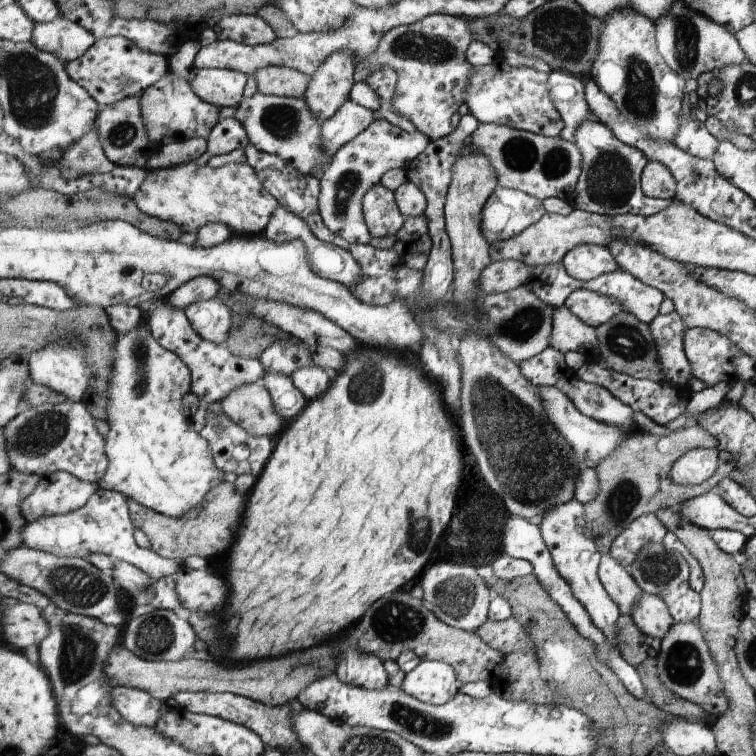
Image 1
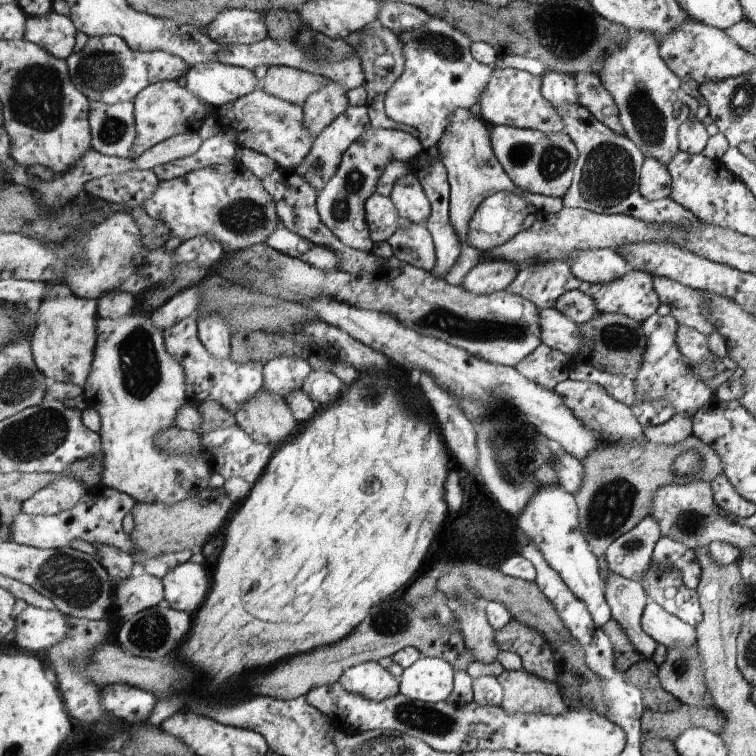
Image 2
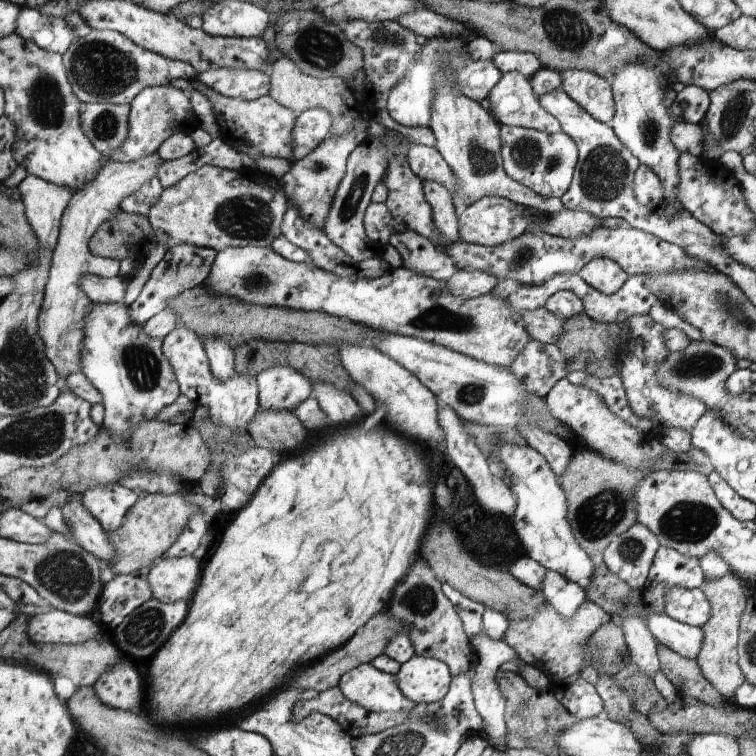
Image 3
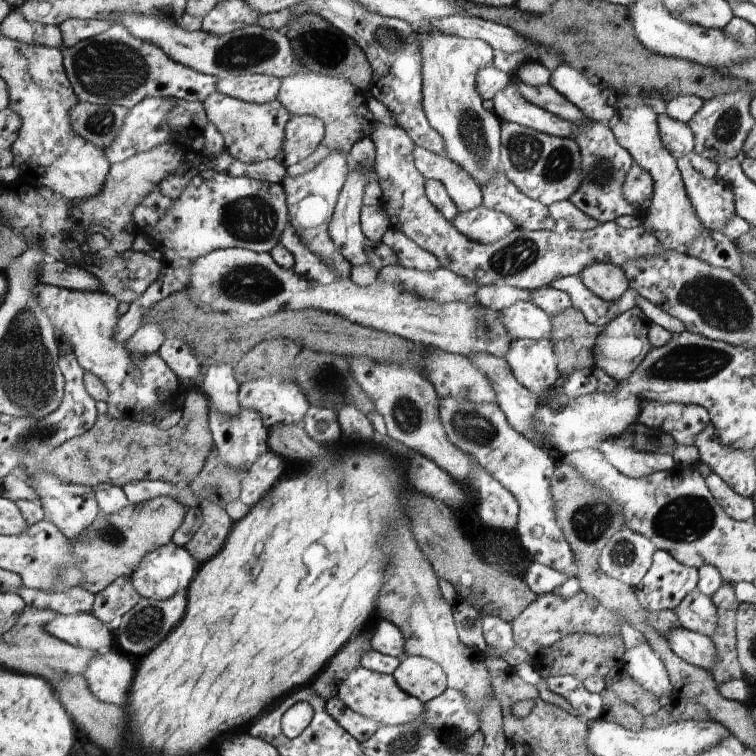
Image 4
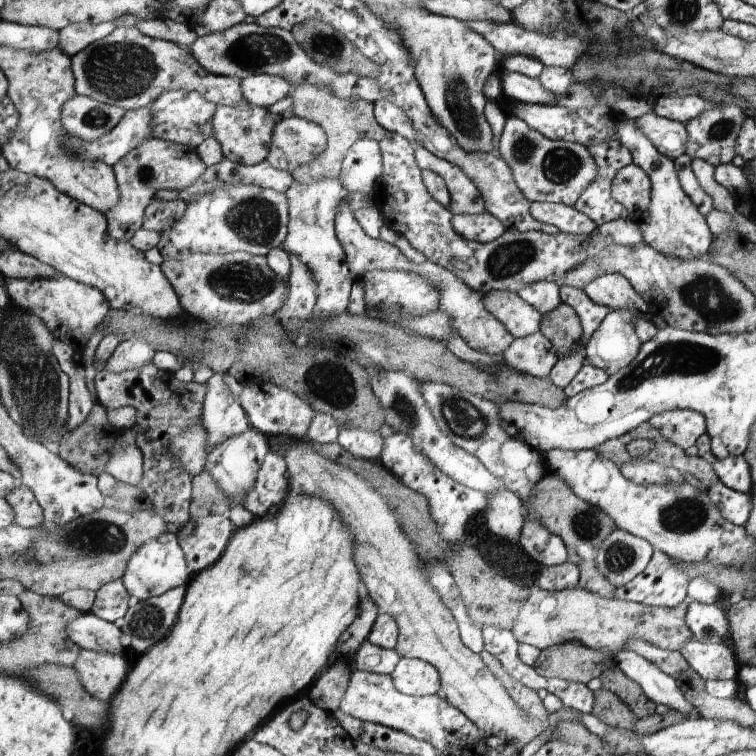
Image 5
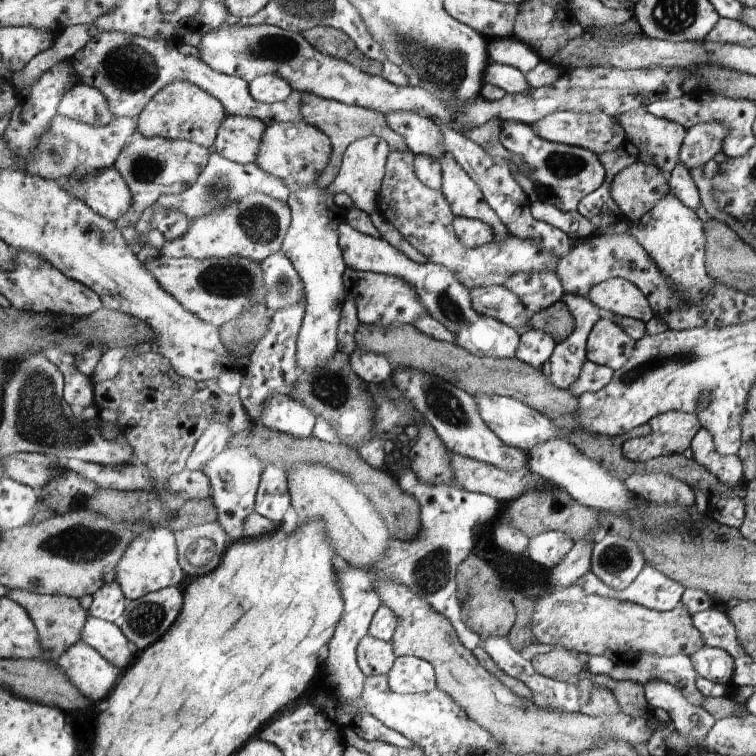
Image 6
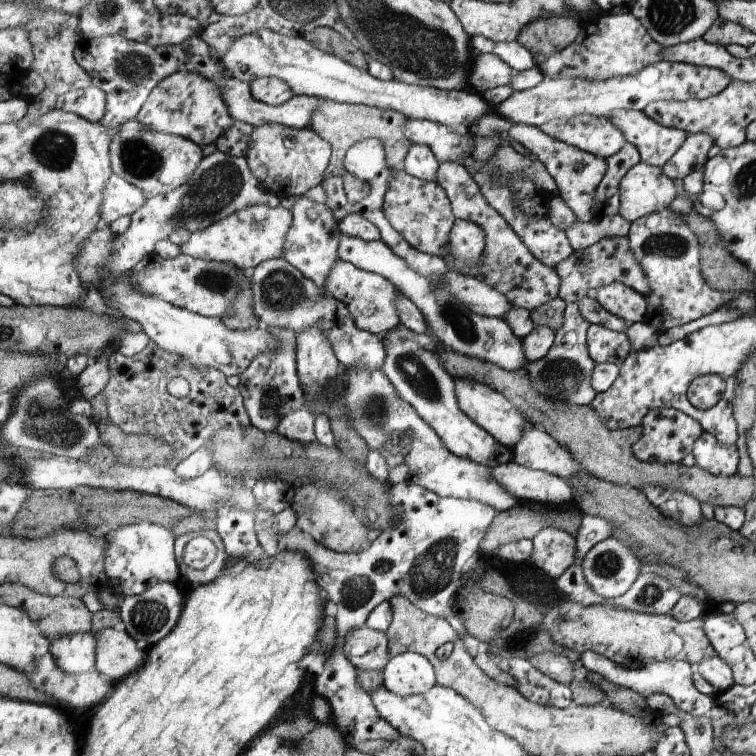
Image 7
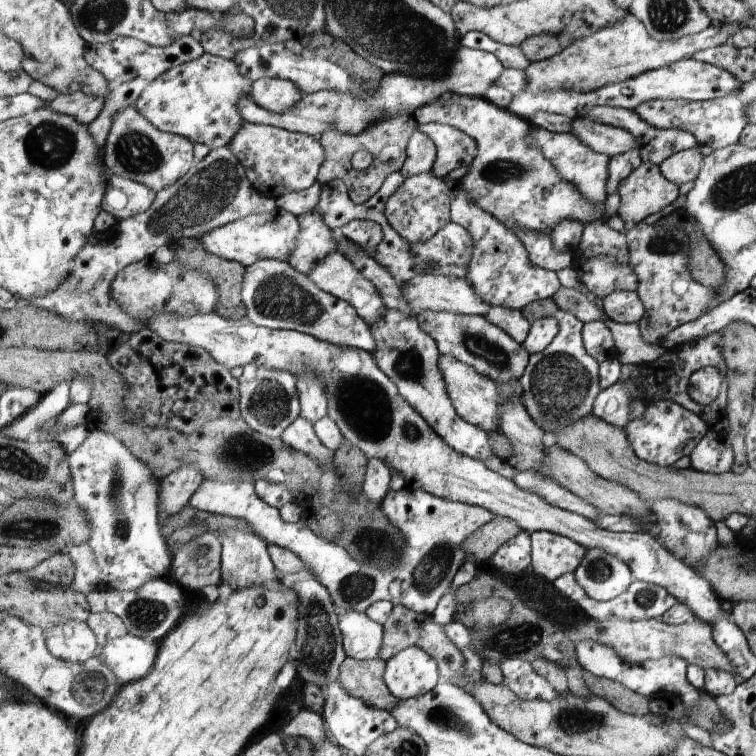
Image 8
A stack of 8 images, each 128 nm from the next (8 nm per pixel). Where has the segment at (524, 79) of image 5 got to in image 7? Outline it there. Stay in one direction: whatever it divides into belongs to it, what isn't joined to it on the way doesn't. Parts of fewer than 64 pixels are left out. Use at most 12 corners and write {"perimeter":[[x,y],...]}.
{"perimeter":[[476,53],[469,89],[483,95],[511,85],[515,69],[493,53]]}

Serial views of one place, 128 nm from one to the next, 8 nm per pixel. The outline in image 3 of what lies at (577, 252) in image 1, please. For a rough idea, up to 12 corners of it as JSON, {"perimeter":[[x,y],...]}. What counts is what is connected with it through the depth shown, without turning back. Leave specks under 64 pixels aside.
{"perimeter":[[606,258],[588,262],[580,275],[606,295],[619,292],[630,275]]}

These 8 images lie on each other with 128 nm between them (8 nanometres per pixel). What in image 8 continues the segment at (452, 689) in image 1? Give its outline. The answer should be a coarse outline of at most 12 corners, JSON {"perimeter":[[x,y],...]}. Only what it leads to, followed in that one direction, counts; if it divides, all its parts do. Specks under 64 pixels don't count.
{"perimeter":[[418,646],[390,658],[384,679],[400,700],[441,682],[437,660]]}

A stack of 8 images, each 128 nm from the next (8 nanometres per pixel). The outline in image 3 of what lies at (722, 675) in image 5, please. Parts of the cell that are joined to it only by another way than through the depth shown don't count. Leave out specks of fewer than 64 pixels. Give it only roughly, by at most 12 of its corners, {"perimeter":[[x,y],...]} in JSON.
{"perimeter":[[649,609],[648,628],[681,656],[702,648],[699,627]]}

